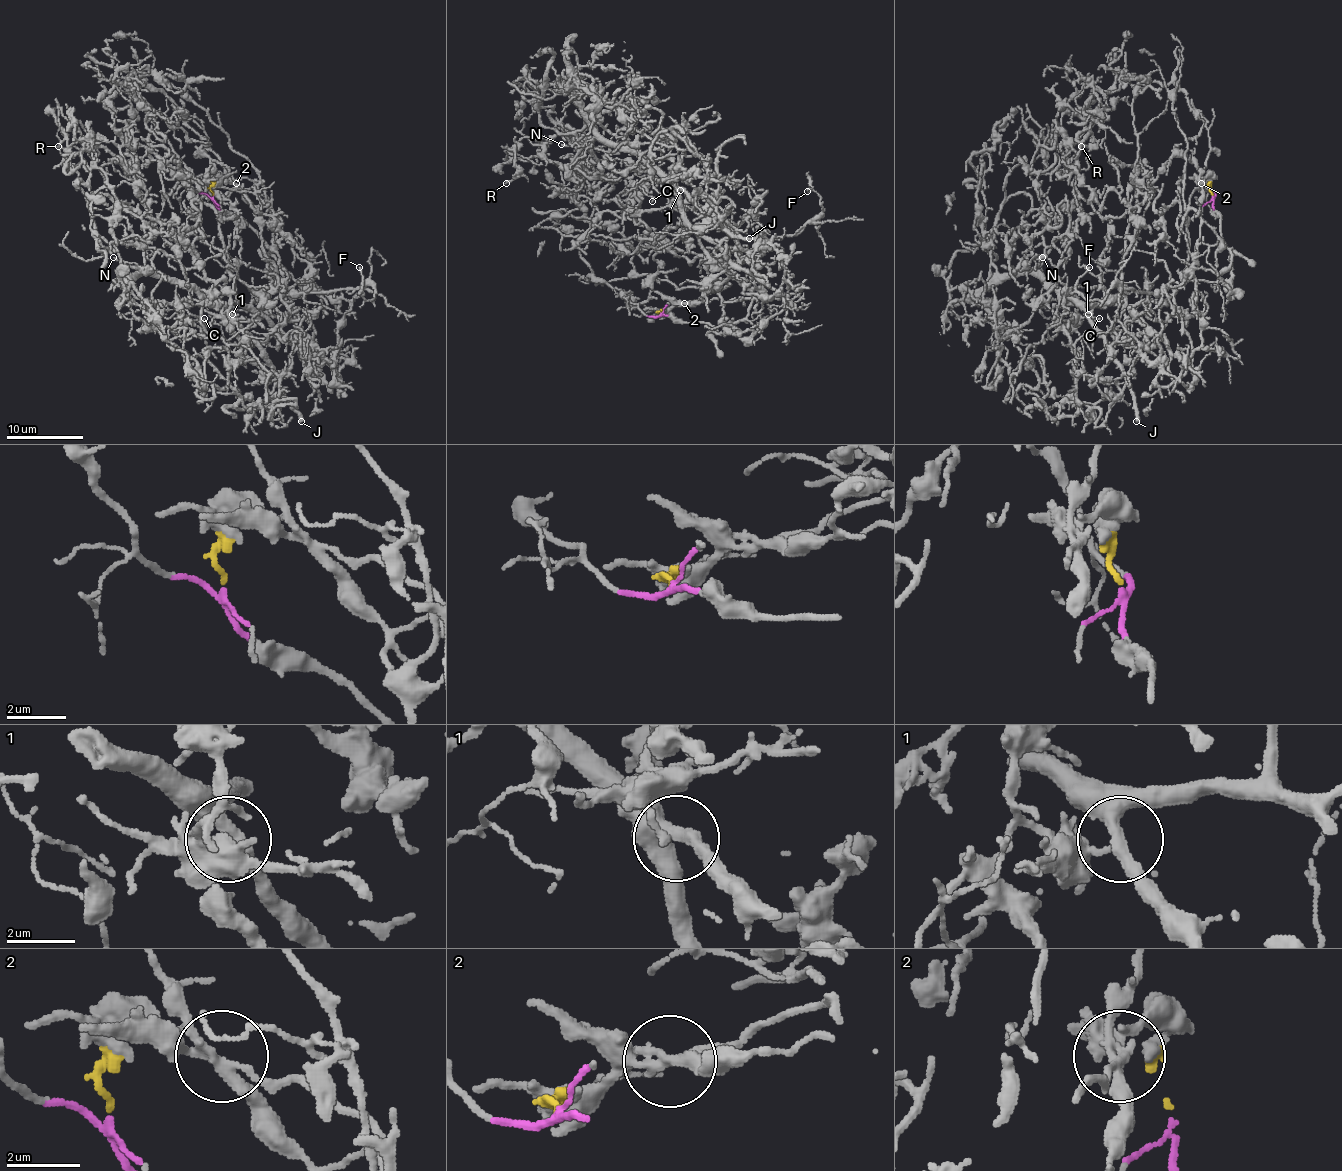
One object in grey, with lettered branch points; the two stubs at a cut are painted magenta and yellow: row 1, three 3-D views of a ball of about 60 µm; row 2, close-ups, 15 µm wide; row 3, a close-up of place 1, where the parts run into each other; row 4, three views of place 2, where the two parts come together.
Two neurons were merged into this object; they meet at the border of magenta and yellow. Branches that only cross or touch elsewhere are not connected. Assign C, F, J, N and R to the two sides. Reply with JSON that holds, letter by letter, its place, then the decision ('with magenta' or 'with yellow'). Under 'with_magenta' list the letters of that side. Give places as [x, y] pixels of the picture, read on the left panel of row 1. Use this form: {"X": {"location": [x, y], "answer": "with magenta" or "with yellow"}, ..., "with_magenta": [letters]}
{"C": {"location": [204, 318], "answer": "with magenta"}, "F": {"location": [359, 267], "answer": "with magenta"}, "J": {"location": [301, 421], "answer": "with magenta"}, "N": {"location": [113, 257], "answer": "with magenta"}, "R": {"location": [58, 146], "answer": "with yellow"}, "with_magenta": ["C", "F", "J", "N"]}

